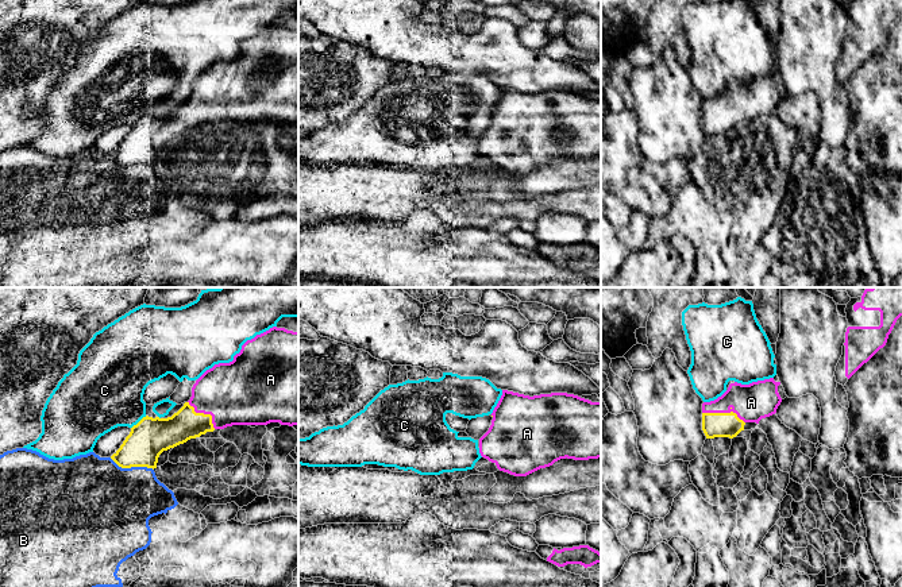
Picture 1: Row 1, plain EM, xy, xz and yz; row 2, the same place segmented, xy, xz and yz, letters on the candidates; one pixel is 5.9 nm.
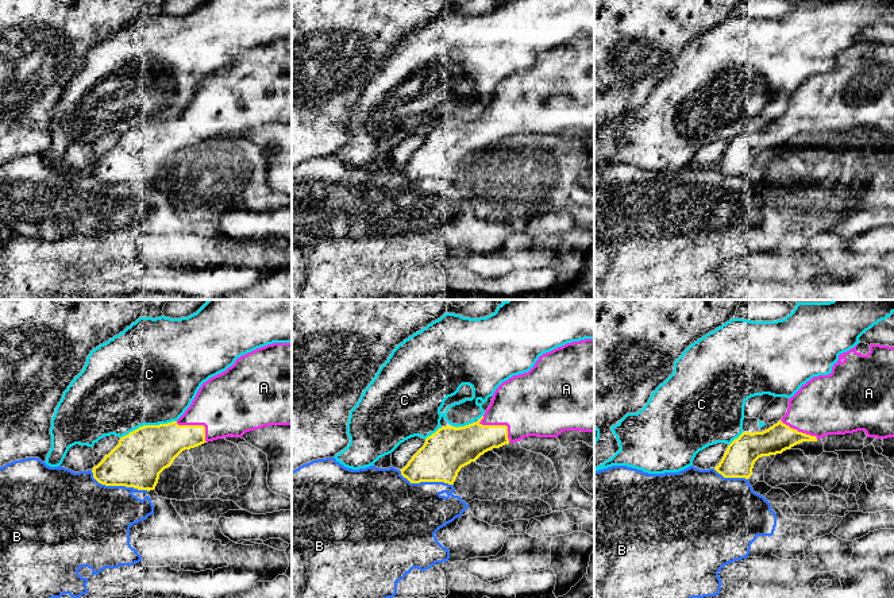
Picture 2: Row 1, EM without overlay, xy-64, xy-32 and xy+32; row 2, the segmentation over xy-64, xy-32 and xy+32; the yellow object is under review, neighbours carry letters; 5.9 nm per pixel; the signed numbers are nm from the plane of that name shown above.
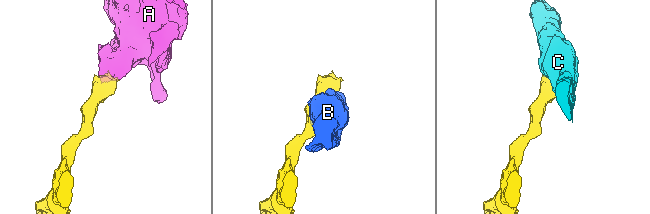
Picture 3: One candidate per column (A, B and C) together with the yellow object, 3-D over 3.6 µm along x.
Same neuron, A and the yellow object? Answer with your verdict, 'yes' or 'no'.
yes

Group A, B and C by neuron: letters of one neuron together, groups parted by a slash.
A / B / C

